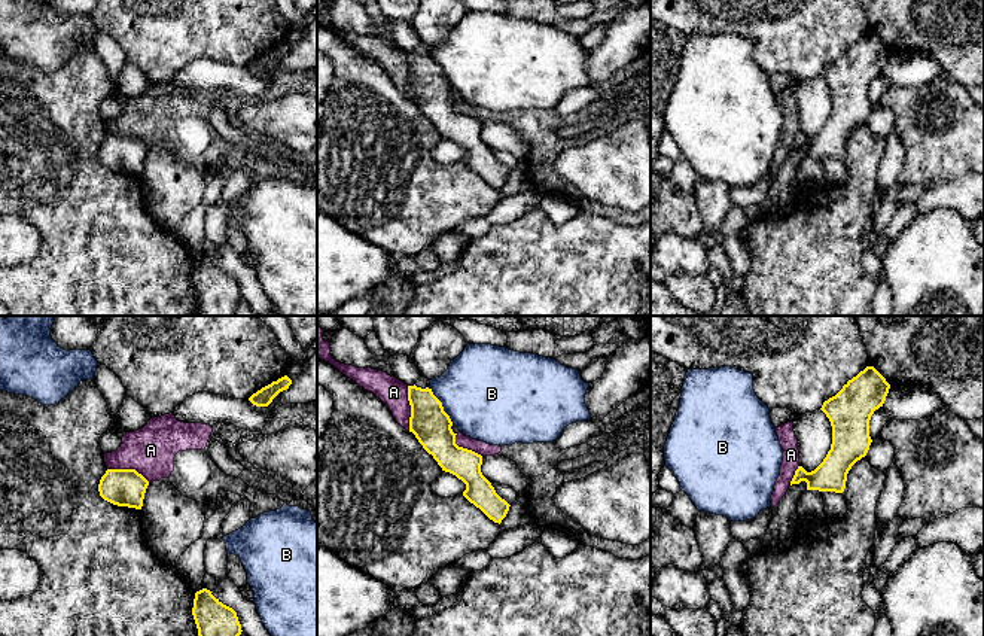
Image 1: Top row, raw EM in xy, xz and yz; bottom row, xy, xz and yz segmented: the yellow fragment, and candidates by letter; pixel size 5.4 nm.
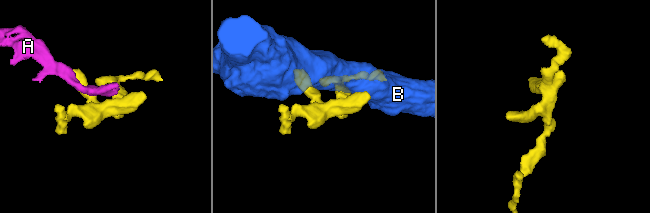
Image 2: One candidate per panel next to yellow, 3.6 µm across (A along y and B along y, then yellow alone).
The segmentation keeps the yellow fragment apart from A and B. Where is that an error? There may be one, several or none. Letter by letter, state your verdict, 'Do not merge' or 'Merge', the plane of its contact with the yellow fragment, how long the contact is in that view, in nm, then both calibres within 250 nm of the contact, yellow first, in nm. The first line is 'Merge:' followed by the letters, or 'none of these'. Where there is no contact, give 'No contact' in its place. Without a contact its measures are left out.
Merge: none of these
A: Do not merge. Touches yellow in xz. Shared border 240 nm. Thickness 200 nm (yellow) against 150 nm
B: Do not merge. Touches yellow in xz. Shared border 240 nm. Thickness 200 nm (yellow) against 460 nm

